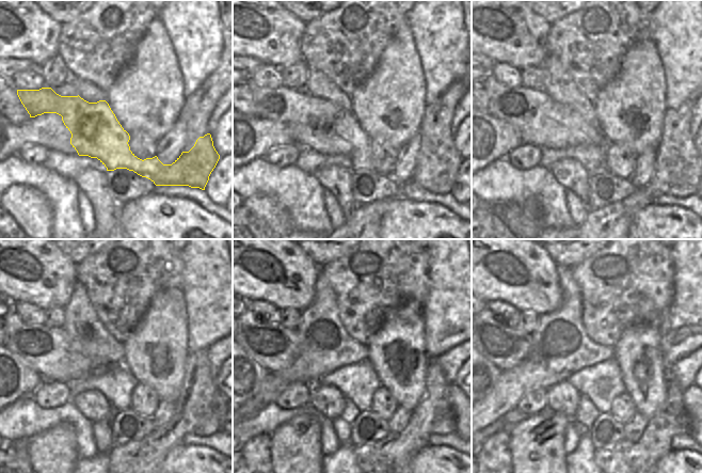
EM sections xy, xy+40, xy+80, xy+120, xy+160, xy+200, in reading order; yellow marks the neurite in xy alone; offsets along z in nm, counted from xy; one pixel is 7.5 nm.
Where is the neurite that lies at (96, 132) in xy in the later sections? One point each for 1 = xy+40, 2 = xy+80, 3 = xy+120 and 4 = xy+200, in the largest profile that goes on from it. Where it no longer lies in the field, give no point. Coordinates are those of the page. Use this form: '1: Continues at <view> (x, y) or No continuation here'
1: Continues at xy+40 (316, 123)
2: Continues at xy+80 (539, 120)
3: Continues at xy+120 (49, 351)
4: Continues at xy+200 (504, 346)

